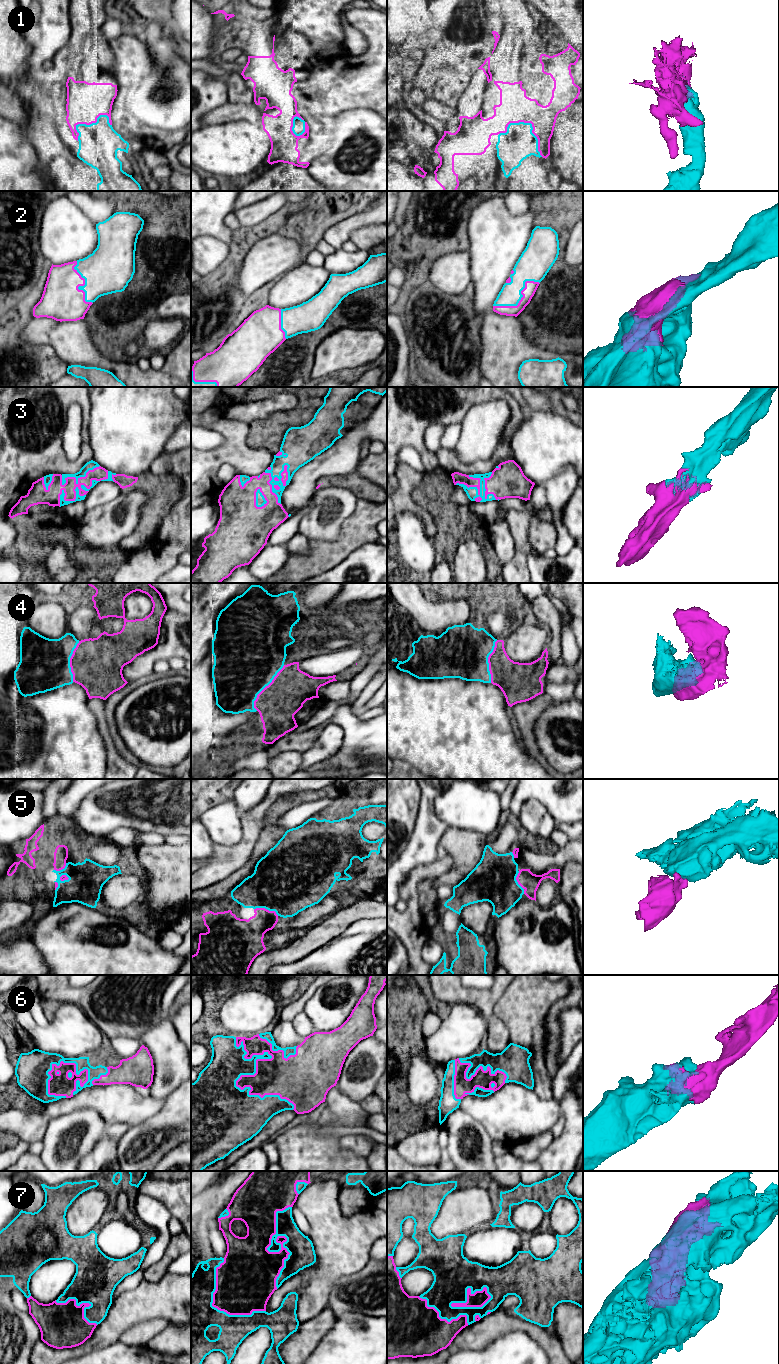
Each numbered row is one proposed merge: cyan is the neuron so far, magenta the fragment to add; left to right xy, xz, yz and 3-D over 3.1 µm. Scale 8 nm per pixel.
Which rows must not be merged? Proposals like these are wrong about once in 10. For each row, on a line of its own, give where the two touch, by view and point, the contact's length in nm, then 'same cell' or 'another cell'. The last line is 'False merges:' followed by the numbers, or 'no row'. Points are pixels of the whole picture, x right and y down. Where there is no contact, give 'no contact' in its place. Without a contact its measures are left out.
1: meets cyan in yz at (529, 123); contact 400 nm long; same cell
2: meets cyan in yz at (521, 297); contact 420 nm long; same cell
3: meets cyan in xz at (270, 481); contact 340 nm long; same cell
4: meets cyan in xz at (264, 687); contact 440 nm long; same cell
5: meets cyan in xz at (266, 908); contact 200 nm long; same cell
6: meets cyan in xz at (251, 1074); contact 750 nm long; same cell
7: meets cyan in xz at (271, 1251); contact 650 nm long; same cell
False merges: no row

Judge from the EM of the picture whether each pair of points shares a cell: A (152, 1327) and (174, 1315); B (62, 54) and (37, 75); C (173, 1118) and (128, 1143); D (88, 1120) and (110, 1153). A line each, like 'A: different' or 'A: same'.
A: different
B: same
C: same
D: different

